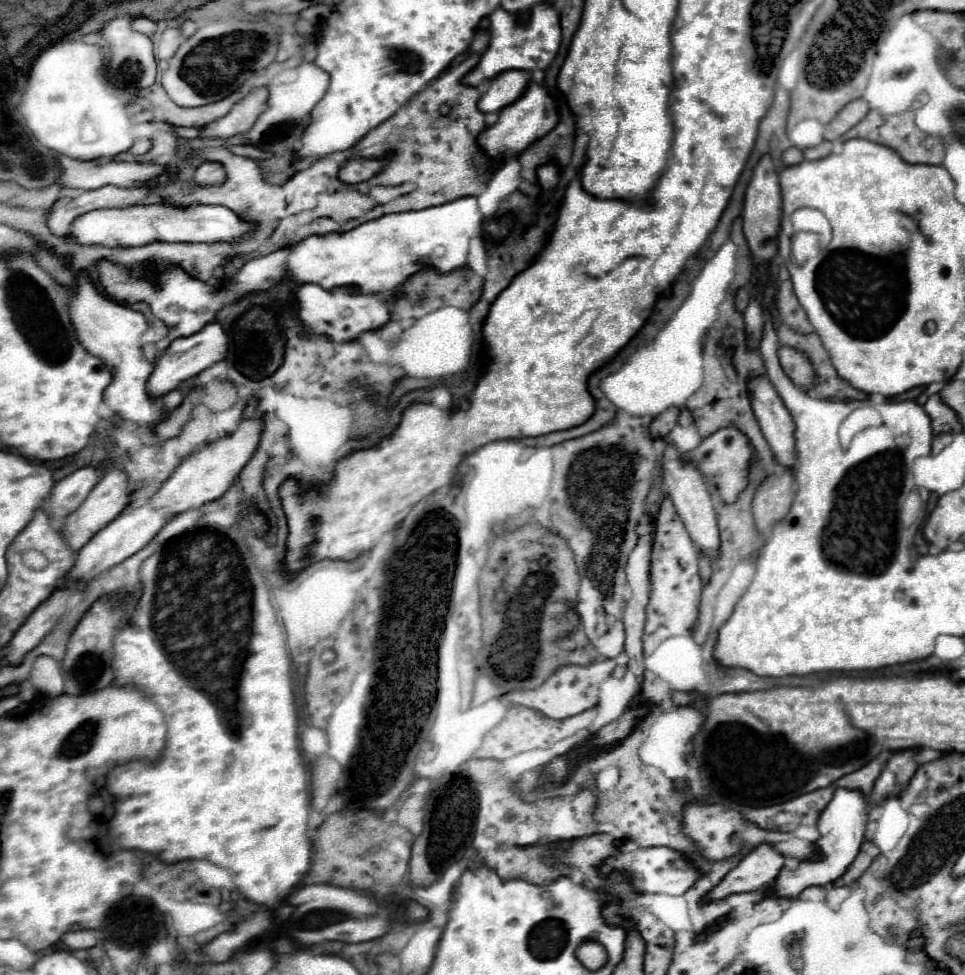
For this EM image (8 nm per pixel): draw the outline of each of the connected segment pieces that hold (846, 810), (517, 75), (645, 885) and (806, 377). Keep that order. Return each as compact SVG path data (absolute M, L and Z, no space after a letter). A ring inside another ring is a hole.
M838 788L834 792L834 798L830 800L830 804L824 808L820 820L818 820L818 830L820 830L820 838L816 840L818 850L822 852L820 860L804 860L800 862L800 866L796 870L782 870L774 882L772 892L778 896L788 896L794 898L798 896L804 888L808 886L824 886L828 882L834 882L836 878L840 878L846 868L854 862L862 842L864 842L864 830L866 830L866 822L868 822L868 814L866 814L866 796L860 790L846 790L846 788Z
M528 70L502 72L490 82L488 90L484 92L484 96L478 102L478 108L486 114L498 112L504 106L512 104L514 100L518 100L528 84L530 84L530 72Z
M646 848L646 850L634 850L632 854L620 852L618 856L612 856L604 862L602 874L608 874L612 870L628 870L634 886L644 894L684 894L698 878L702 878L702 872L678 850L670 848Z
M782 346L778 350L778 360L780 360L780 366L784 370L784 374L800 388L812 388L814 386L814 370L812 370L812 364L810 360L794 350L794 348L786 348Z

